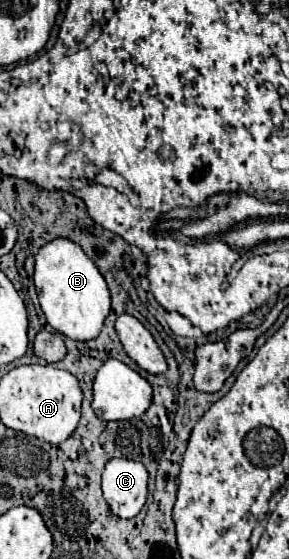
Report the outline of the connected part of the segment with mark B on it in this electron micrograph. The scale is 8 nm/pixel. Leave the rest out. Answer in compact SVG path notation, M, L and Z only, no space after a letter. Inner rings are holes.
M53 239L47 245L43 245L39 249L39 253L35 255L35 277L33 279L35 279L41 311L47 319L47 323L55 331L59 331L61 335L75 339L75 341L91 341L101 333L103 321L111 311L109 289L107 289L103 275L97 271L95 263L83 253L83 249L79 245L75 245L73 241L67 241L67 239Z

